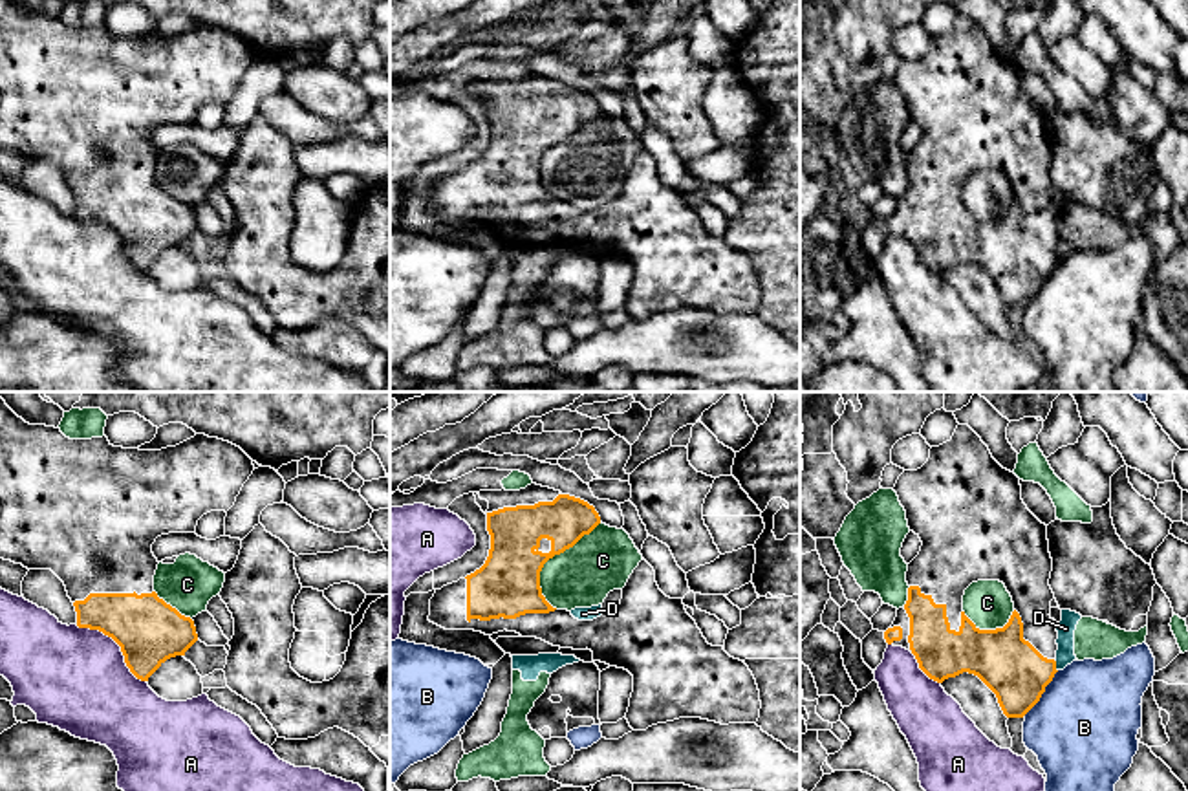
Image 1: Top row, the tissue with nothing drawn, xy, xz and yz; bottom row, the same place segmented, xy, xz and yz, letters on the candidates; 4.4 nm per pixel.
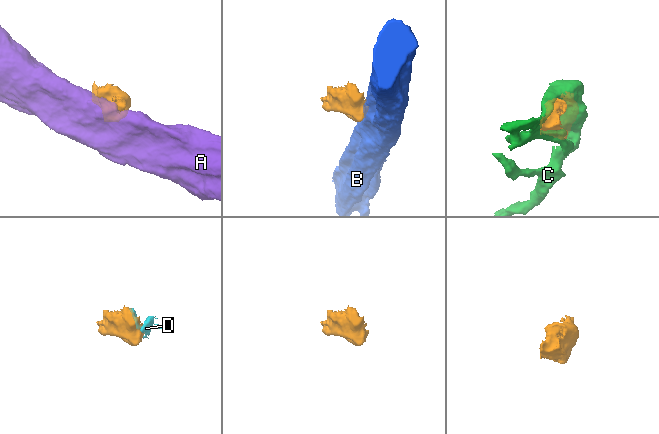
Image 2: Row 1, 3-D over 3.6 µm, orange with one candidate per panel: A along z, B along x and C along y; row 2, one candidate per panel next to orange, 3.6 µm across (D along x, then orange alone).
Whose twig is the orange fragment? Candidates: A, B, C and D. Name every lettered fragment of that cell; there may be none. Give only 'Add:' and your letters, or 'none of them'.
Add: none of them

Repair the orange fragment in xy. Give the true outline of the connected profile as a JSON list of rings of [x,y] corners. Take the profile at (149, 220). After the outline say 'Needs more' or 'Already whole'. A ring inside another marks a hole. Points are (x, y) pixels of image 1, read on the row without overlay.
[[[0,0],[0,148],[22,154],[27,159],[51,159],[66,176],[68,187],[71,189],[77,201],[77,216],[99,220],[112,227],[124,245],[124,253],[130,262],[141,269],[148,267],[170,247],[185,245],[185,242],[198,231],[196,216],[190,207],[181,205],[176,198],[167,194],[154,181],[154,165],[157,159],[157,148],[152,143],[152,134],[157,126],[168,123],[194,123],[198,110],[211,101],[229,101],[243,73],[253,64],[253,49],[236,35],[196,24],[194,27],[161,40],[139,40],[113,37],[106,26],[92,29],[70,29],[60,18],[46,15],[29,15],[18,7],[13,0]]]. Needs more

